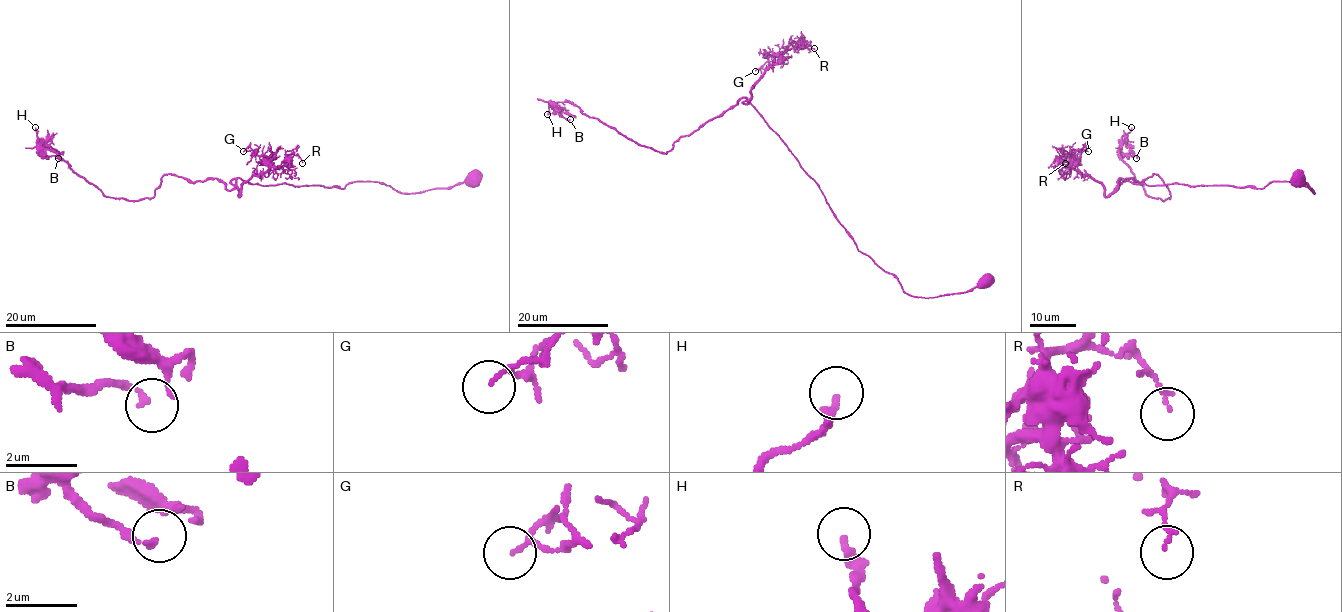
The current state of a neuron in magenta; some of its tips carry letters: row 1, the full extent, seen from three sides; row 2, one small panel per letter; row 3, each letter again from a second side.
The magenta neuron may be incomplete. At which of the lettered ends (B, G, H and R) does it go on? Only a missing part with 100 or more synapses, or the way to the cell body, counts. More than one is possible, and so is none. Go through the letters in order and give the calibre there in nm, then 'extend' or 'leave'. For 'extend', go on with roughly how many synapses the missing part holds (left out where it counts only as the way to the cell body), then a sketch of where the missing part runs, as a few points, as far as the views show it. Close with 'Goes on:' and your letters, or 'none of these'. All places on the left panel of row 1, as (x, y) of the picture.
B: 120 nm thick; leave
G: 100 nm thick; leave
H: 280 nm thick; leave
R: 100 nm thick; leave
Goes on: none of these

